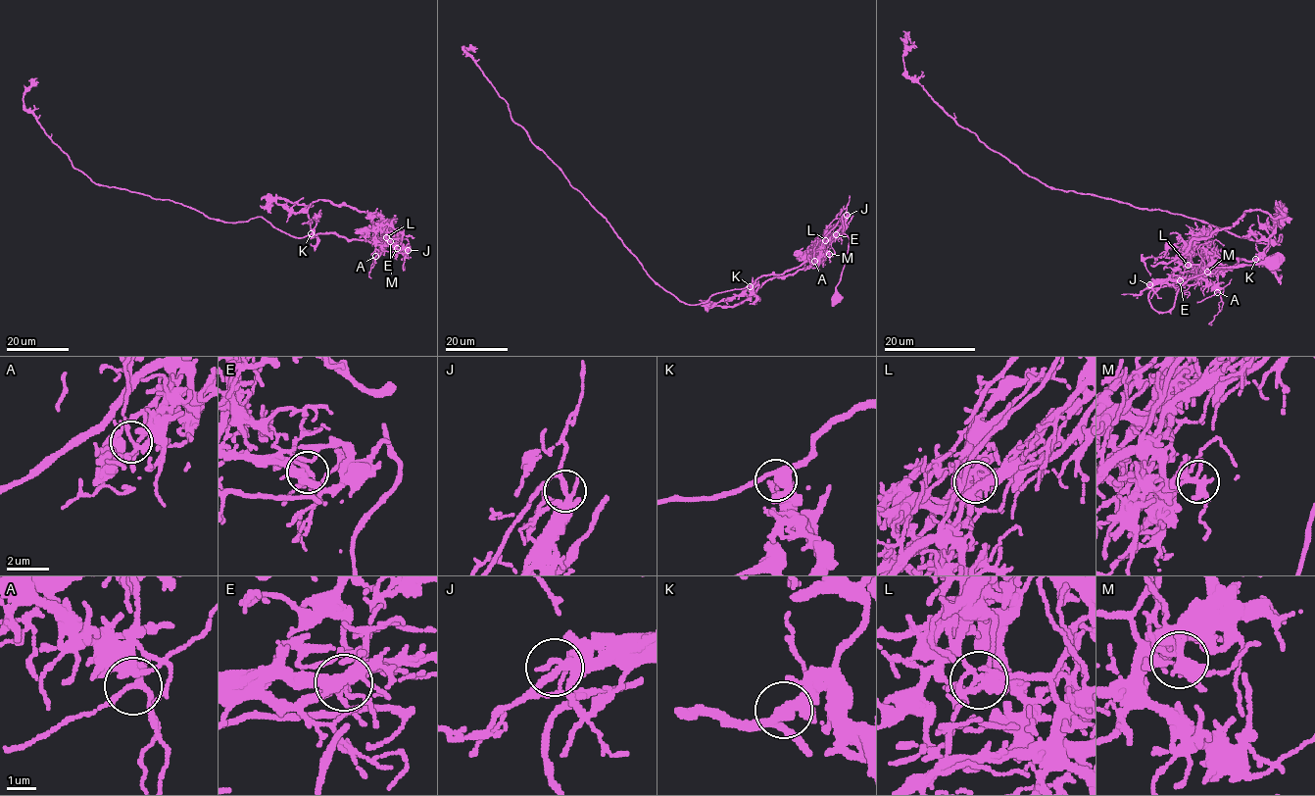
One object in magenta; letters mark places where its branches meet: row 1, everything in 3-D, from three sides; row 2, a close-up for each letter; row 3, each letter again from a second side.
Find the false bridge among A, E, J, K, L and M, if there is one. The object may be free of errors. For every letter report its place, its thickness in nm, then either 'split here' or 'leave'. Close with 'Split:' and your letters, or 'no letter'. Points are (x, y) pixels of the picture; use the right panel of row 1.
A: place (1217, 292); calibre 180 nm; leave
E: place (1180, 280); calibre 300 nm; leave
J: place (1149, 284); calibre 240 nm; leave
K: place (1255, 259); calibre 340 nm; leave
L: place (1188, 265); calibre 320 nm; split here
M: place (1207, 272); calibre 300 nm; leave
Split: L

